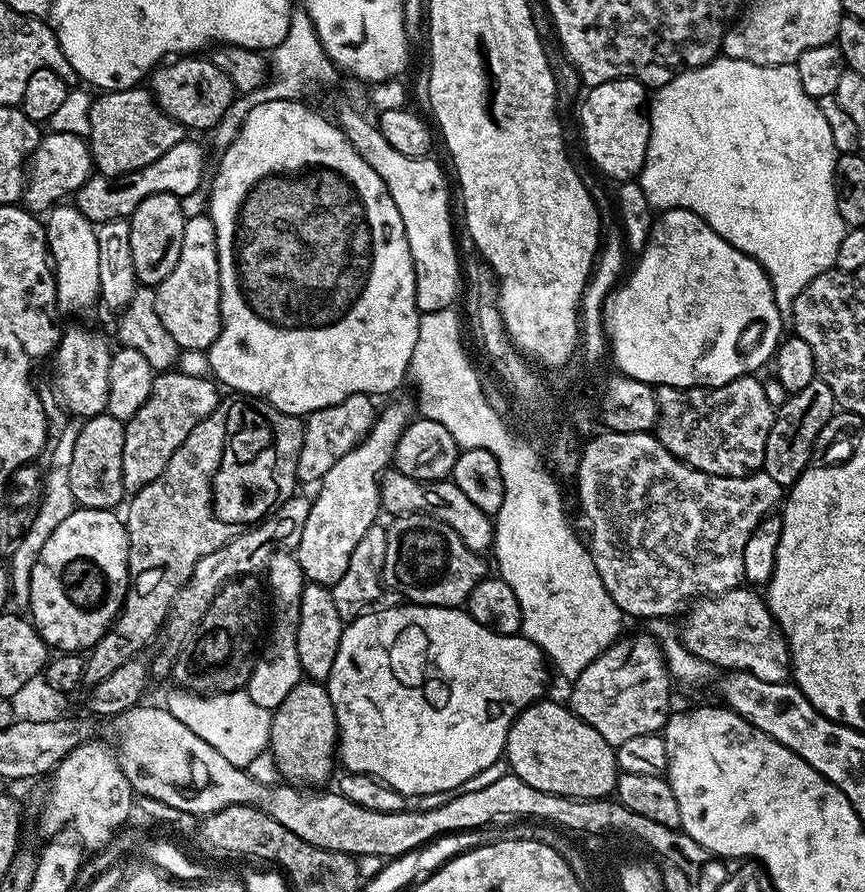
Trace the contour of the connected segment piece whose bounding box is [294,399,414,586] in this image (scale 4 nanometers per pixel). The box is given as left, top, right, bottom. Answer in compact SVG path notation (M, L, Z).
M411 399L408 400L396 400L385 408L381 407L364 441L354 446L354 450L342 454L342 458L338 458L324 479L319 481L316 496L311 497L306 526L302 526L300 541L294 546L296 566L302 570L307 583L336 584L338 578L346 574L350 554L354 554L354 546L358 546L362 534L377 523L379 516L376 515L382 512L380 478L389 471L402 430L406 430L408 423L414 419L414 404Z

